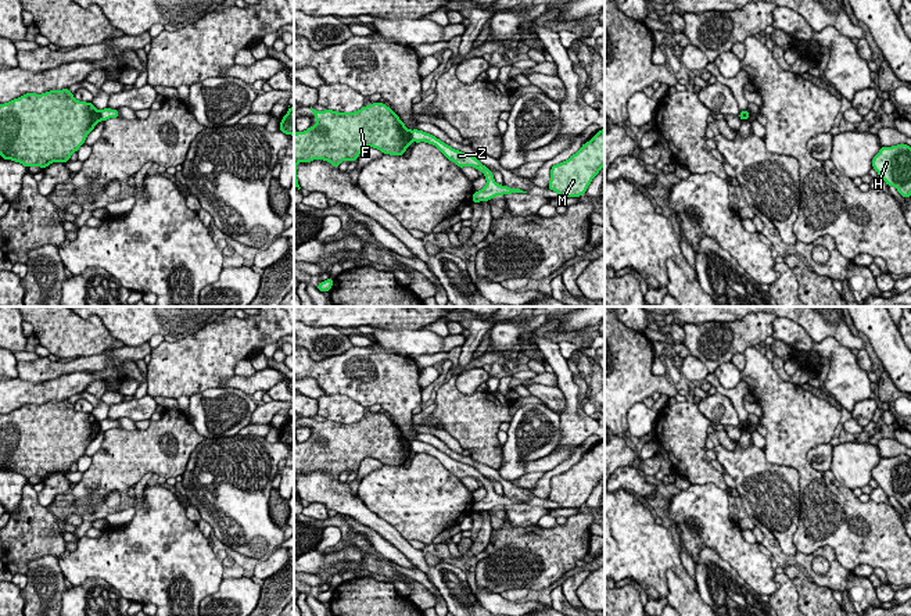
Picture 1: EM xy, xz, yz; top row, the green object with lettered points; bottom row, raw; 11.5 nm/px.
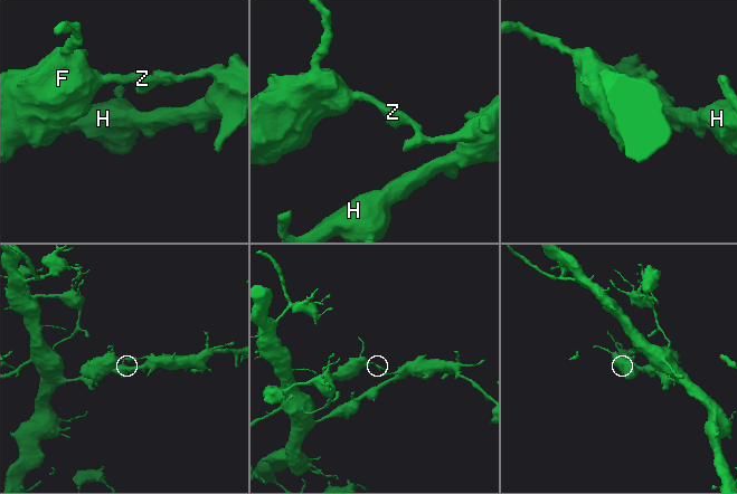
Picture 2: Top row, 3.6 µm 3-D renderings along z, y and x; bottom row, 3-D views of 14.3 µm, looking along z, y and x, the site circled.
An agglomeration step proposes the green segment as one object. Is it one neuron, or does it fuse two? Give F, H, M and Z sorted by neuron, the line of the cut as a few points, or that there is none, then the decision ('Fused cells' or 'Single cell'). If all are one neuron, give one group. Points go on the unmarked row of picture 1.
Groups: F / H M Z. Split along xz (409, 441), (412, 451). Fused cells

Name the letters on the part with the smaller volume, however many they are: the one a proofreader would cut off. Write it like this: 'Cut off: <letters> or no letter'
Cut off: F

